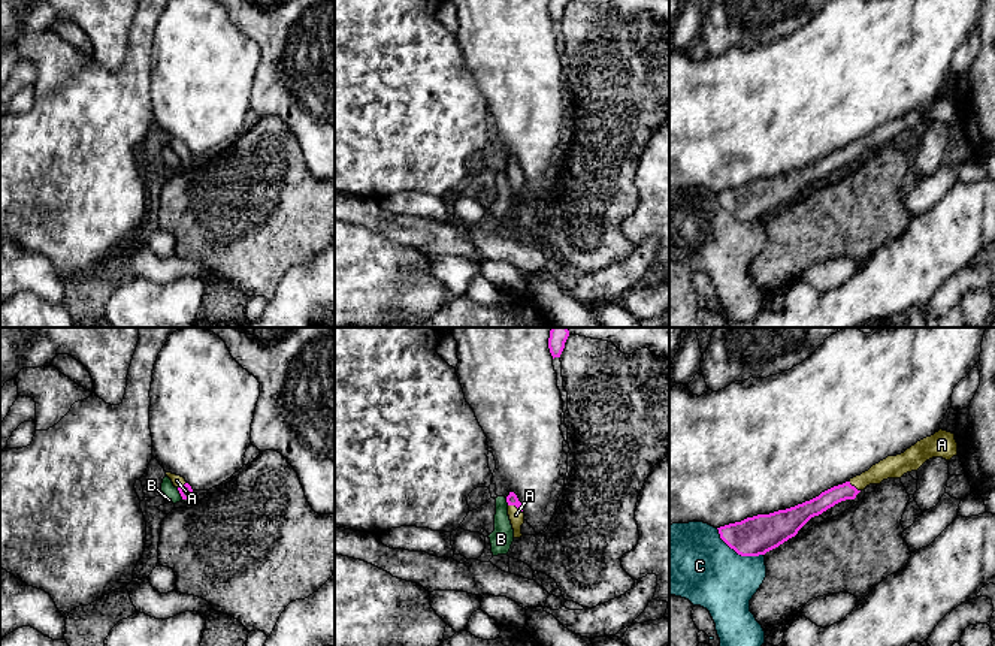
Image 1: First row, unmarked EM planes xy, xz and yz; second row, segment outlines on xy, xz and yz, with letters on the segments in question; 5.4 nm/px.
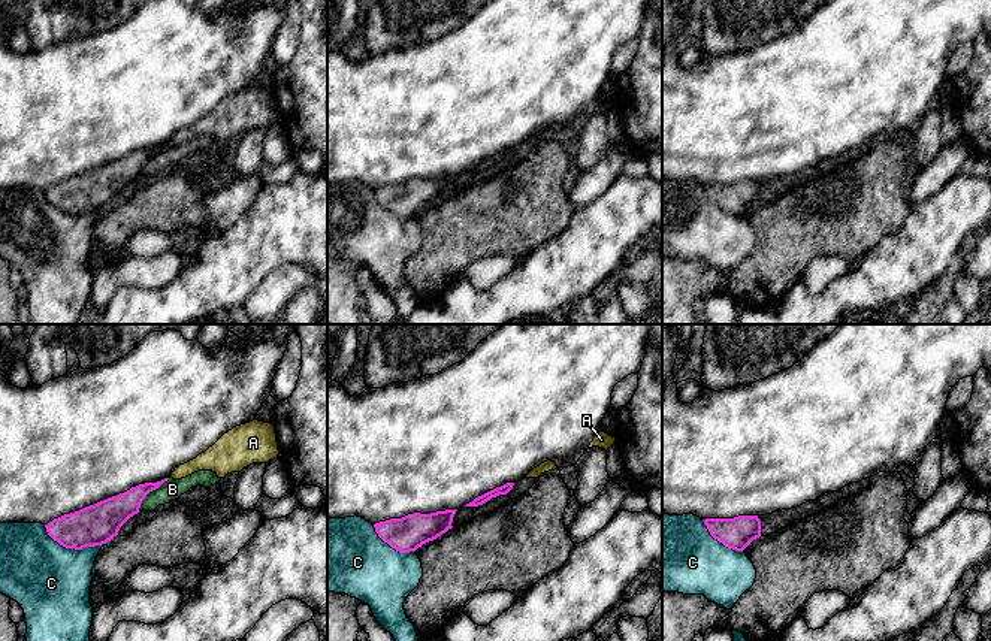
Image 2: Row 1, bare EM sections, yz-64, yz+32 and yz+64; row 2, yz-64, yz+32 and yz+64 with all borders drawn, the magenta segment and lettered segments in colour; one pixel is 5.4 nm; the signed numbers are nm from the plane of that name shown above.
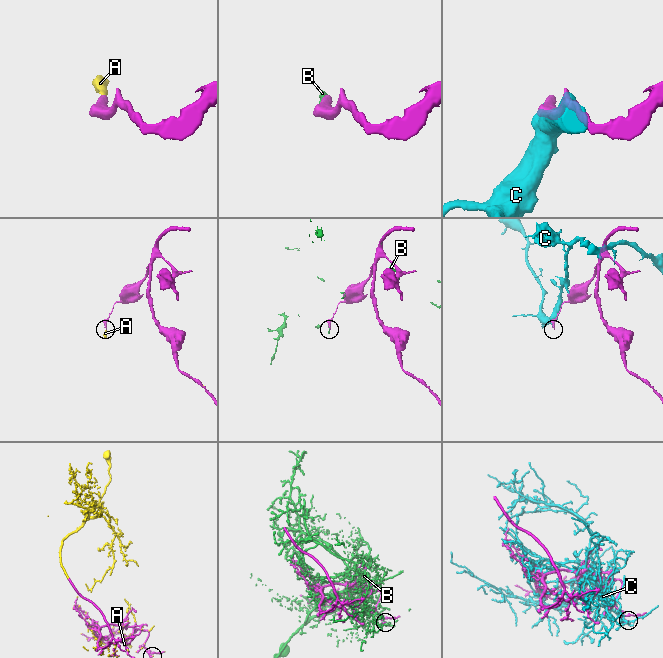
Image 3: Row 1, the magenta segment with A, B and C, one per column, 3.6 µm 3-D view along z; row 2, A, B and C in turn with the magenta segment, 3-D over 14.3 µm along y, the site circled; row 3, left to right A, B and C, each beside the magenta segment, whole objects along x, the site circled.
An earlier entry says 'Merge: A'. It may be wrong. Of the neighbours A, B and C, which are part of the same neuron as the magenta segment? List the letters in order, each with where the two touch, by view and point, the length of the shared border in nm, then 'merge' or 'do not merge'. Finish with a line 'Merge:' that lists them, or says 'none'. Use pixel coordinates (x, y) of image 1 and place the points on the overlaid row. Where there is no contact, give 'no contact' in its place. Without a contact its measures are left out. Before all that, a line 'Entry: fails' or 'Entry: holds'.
Entry: holds
A: contact xz (516, 506); length 90 nm; merge
B: contact xy (180, 492); length 70 nm; do not merge
C: contact yz (737, 552); length 300 nm; do not merge
Merge: A

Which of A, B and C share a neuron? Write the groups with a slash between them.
A / B C

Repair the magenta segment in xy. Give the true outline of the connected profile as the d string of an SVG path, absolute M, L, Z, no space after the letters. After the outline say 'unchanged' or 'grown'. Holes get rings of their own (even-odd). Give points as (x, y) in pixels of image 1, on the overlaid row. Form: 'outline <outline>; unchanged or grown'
outline M166 473L166 476L172 480L173 486L179 490L182 499L188 499L190 495L193 493L193 489L185 482L185 479L172 473Z; grown

